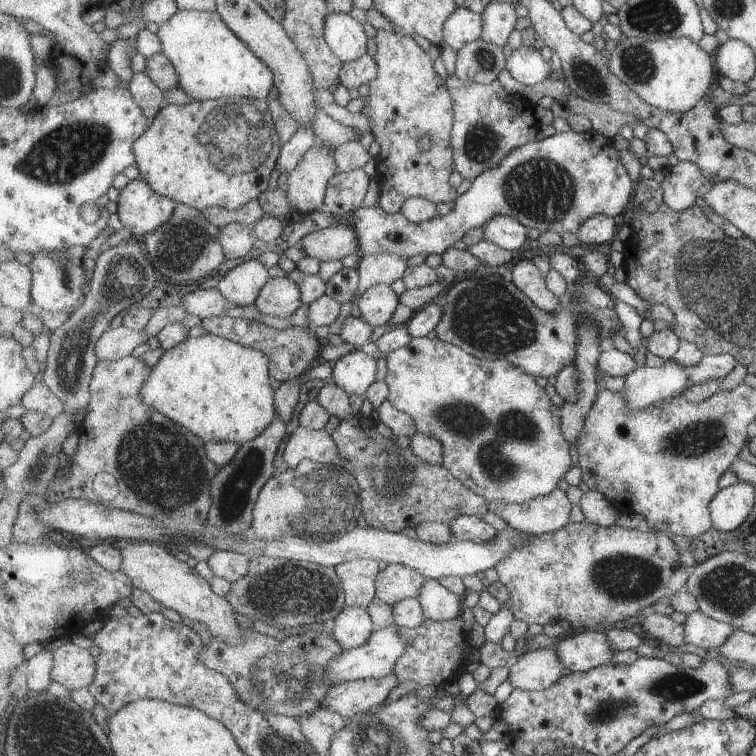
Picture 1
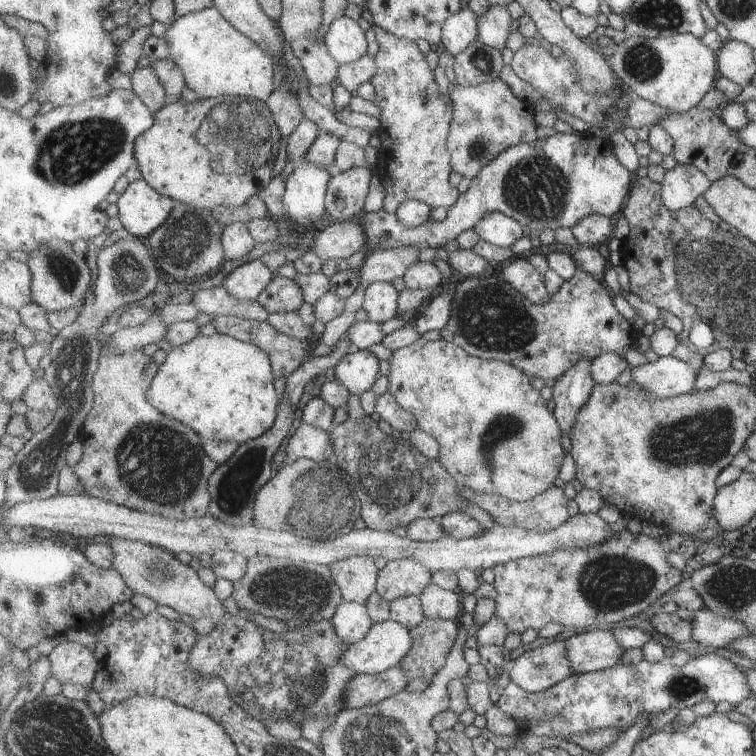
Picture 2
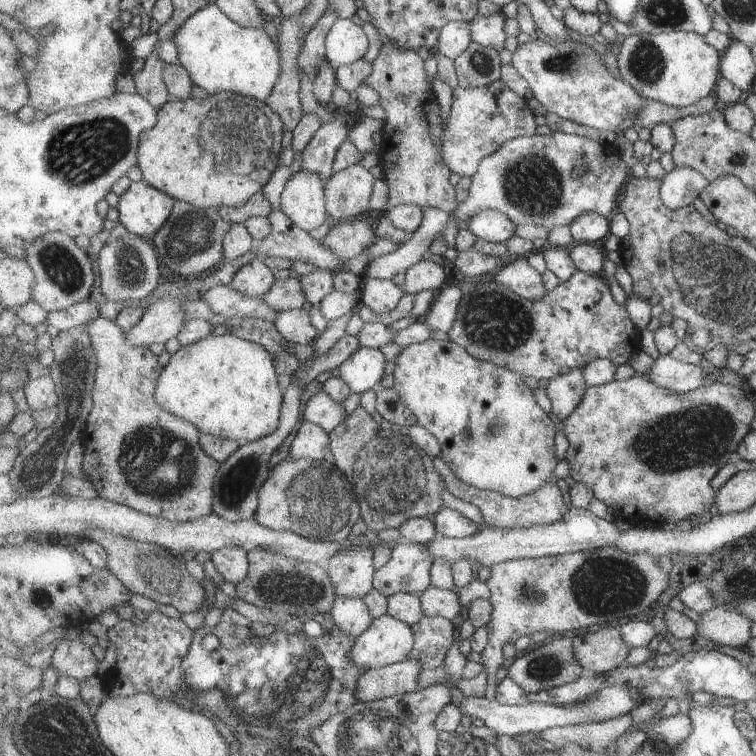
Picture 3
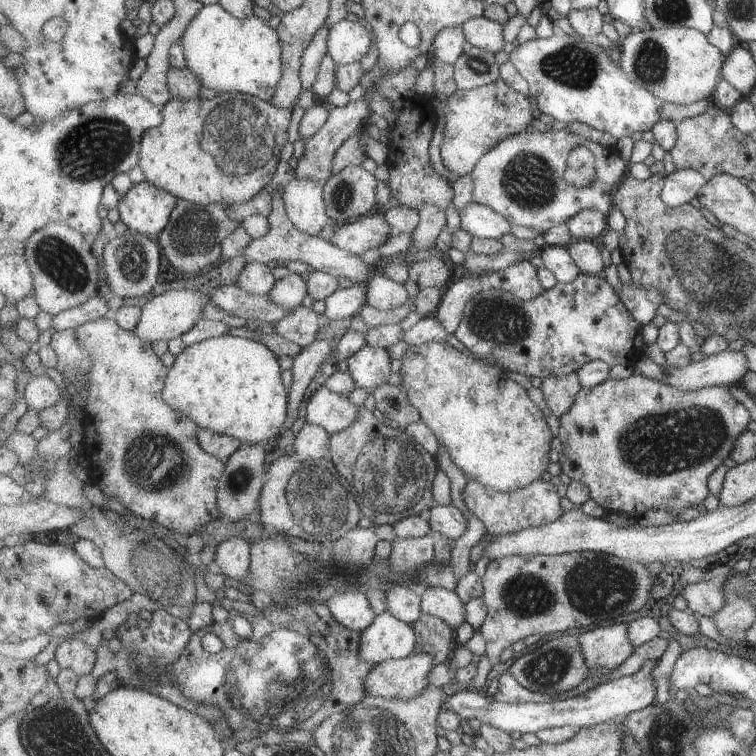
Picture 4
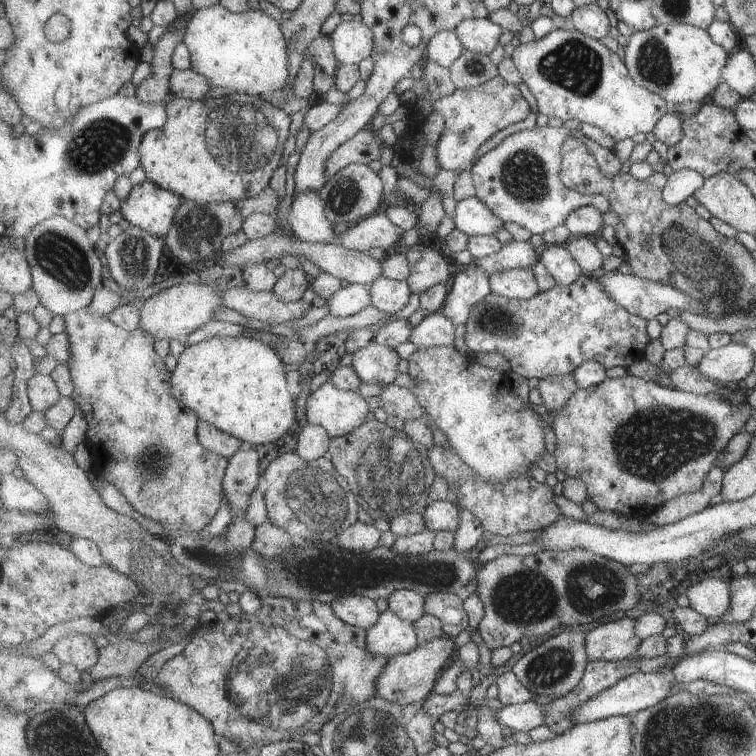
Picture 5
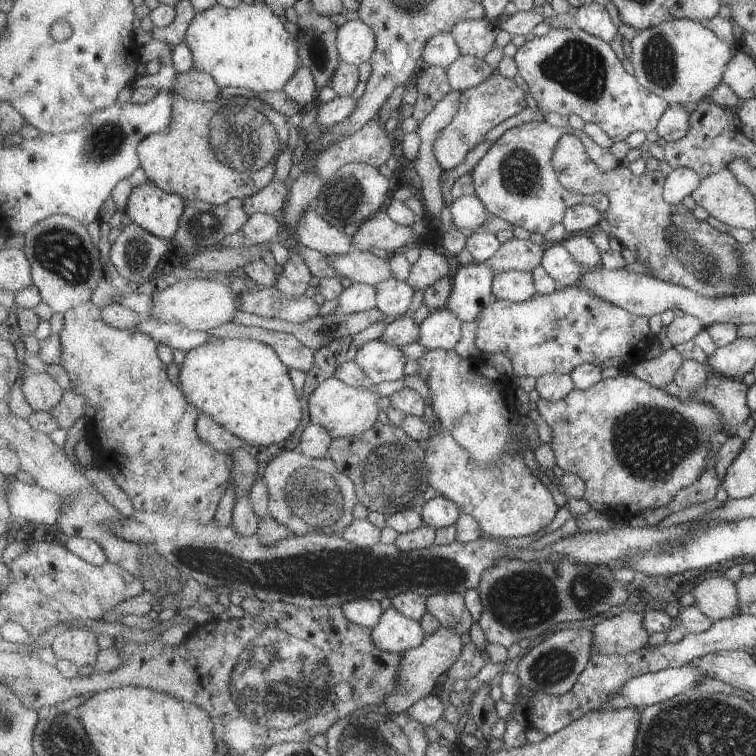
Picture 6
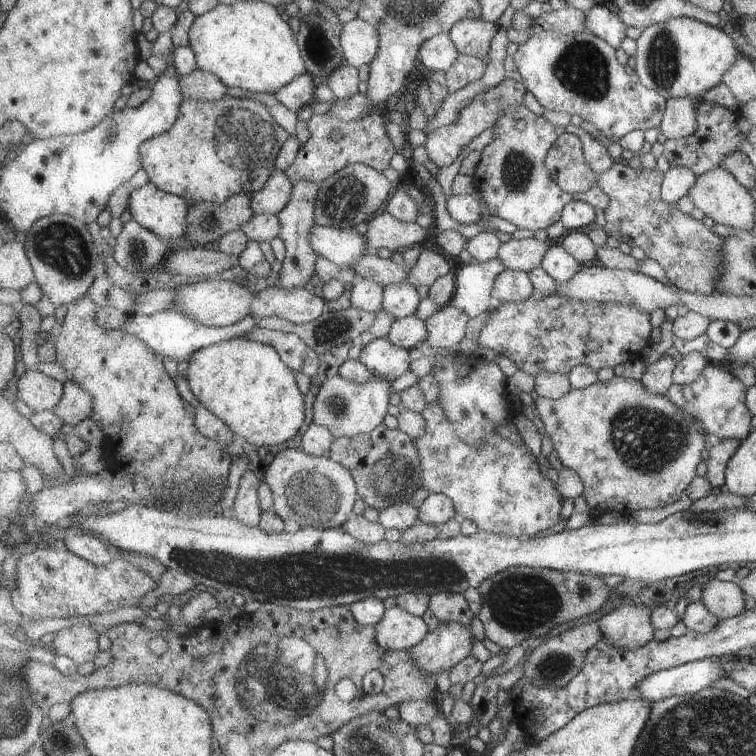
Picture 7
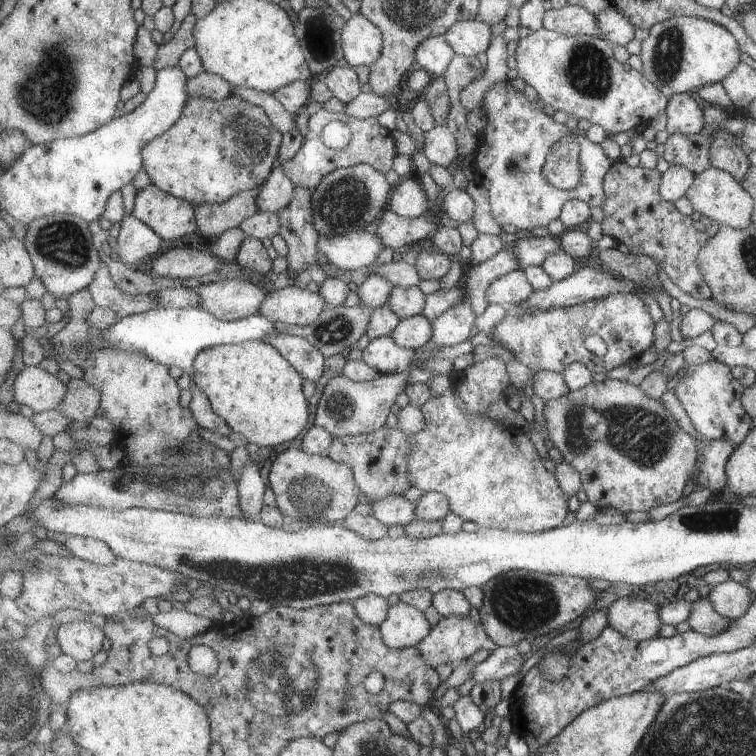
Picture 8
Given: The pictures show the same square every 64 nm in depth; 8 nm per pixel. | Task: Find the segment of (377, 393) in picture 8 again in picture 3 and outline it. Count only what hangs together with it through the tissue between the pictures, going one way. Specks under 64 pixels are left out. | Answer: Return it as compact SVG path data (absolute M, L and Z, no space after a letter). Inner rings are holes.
M322 391L308 400L302 418L303 421L319 425L330 433L347 418L347 414L340 402Z

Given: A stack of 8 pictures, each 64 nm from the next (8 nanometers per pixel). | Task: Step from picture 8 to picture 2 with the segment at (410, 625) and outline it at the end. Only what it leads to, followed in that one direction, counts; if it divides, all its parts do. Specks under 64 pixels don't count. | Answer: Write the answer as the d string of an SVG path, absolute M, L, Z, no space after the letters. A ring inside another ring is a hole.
M391 619L374 623L371 630L361 642L352 644L340 658L340 663L353 670L356 675L379 674L399 666L400 662L412 650L413 637L411 631L401 623Z

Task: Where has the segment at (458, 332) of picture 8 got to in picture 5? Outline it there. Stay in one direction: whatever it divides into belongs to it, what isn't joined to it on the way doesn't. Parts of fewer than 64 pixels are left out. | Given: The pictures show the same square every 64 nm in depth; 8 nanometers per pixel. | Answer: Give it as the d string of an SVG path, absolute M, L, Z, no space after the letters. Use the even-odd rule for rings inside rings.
M441 311L431 313L414 328L410 336L412 342L419 349L425 347L455 344L456 325L451 322Z

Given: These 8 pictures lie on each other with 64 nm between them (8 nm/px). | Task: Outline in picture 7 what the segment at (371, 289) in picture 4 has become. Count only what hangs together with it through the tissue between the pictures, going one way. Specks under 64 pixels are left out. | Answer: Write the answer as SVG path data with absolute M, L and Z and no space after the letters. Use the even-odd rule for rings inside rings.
M407 281L386 285L383 295L383 309L397 319L413 315L419 308L419 292Z

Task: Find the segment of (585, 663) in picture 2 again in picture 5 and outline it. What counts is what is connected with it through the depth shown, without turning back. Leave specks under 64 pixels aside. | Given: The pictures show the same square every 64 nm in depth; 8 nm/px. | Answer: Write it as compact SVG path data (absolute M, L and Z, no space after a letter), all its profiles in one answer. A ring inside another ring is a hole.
M624 618L603 622L586 634L586 651L590 661L630 659L641 644L637 636L637 619Z

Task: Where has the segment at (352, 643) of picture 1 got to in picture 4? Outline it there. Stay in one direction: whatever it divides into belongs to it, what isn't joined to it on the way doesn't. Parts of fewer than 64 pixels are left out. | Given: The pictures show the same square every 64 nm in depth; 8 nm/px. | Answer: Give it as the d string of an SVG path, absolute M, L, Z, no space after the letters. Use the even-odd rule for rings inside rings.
M359 591L334 593L326 604L343 626L354 631L367 630L376 617L367 595Z

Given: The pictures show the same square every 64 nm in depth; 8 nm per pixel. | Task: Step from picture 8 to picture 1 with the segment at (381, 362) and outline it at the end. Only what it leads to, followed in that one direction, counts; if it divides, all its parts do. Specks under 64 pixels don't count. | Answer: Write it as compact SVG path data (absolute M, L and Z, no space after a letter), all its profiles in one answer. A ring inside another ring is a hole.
M354 351L340 357L332 364L331 382L350 395L365 396L367 389L377 381L377 362L365 352Z

